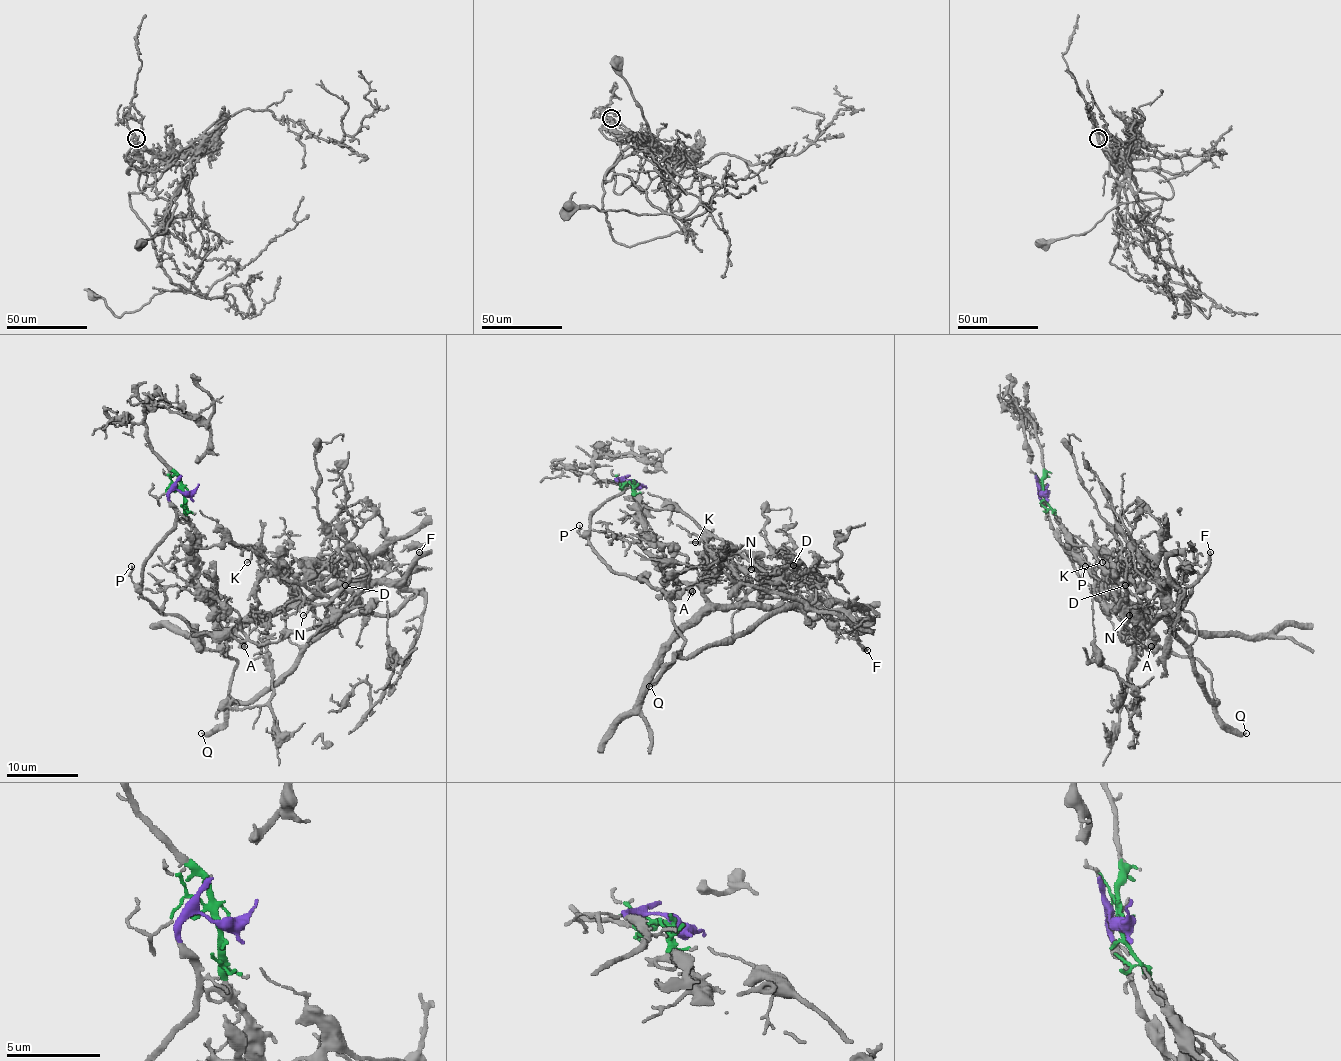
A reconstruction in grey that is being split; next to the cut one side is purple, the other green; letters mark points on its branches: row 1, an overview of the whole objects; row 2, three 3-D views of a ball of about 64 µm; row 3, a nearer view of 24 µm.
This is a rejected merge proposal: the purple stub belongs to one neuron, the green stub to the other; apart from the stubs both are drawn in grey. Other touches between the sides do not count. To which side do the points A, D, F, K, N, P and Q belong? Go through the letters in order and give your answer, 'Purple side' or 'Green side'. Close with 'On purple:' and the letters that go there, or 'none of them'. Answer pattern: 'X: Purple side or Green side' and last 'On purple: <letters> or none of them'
A: Purple side
D: Green side
F: Green side
K: Green side
N: Green side
P: Purple side
Q: Purple side
On purple: A, P, Q

